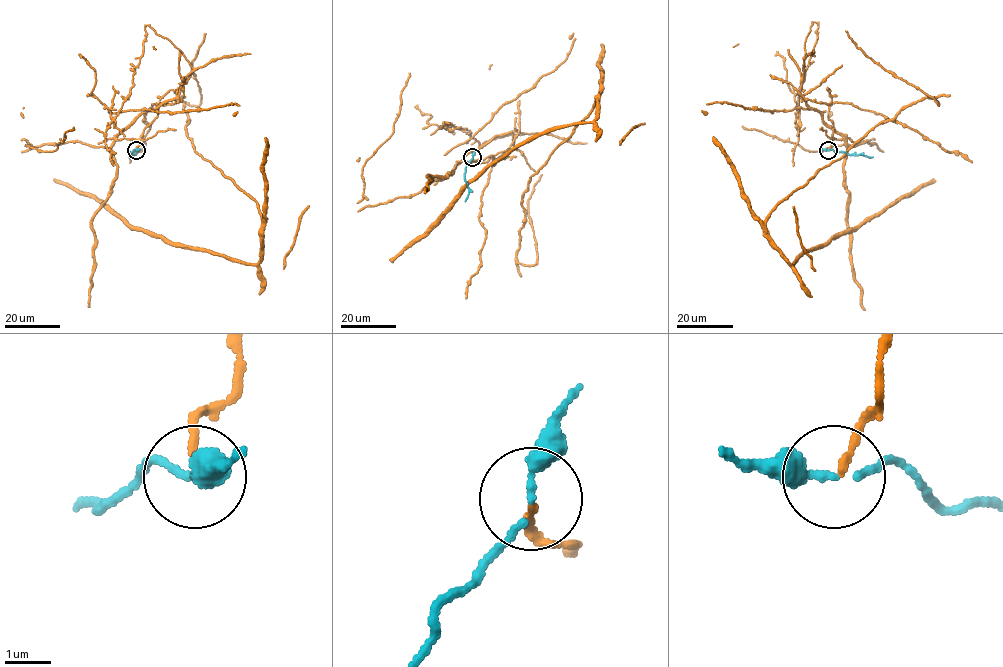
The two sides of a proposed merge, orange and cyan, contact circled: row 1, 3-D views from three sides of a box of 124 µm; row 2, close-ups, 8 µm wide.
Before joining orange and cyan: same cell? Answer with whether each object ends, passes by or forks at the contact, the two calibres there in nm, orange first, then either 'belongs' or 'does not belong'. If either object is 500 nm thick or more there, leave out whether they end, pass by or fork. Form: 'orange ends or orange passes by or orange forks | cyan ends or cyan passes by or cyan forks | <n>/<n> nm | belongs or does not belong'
orange ends | cyan passes by | 150/200 nm | does not belong

